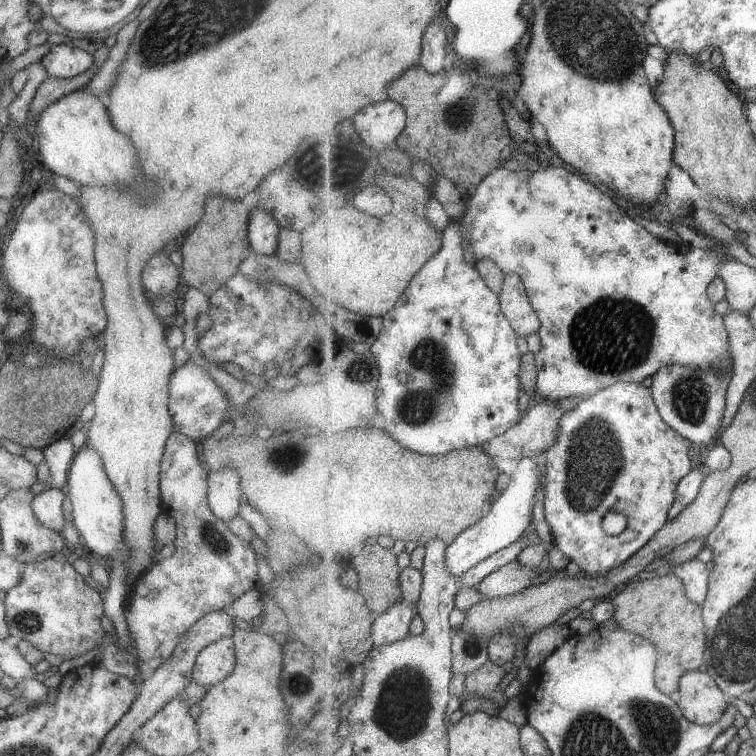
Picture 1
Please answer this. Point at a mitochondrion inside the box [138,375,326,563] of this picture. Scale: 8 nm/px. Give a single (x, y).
(294, 459)

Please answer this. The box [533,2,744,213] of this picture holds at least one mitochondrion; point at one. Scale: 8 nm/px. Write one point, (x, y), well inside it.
(612, 53)

